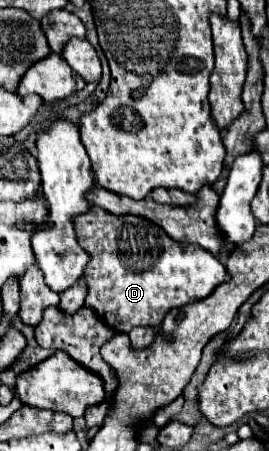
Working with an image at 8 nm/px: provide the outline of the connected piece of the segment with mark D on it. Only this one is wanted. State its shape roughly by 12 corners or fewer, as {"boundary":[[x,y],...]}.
{"boundary":[[141,216],[75,220],[85,306],[117,332],[161,326],[229,280]]}

